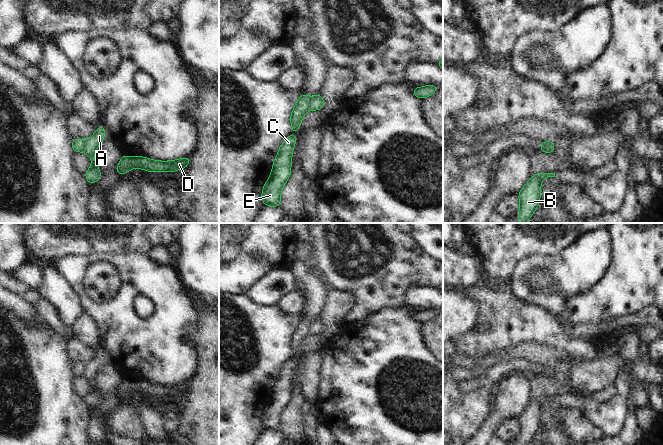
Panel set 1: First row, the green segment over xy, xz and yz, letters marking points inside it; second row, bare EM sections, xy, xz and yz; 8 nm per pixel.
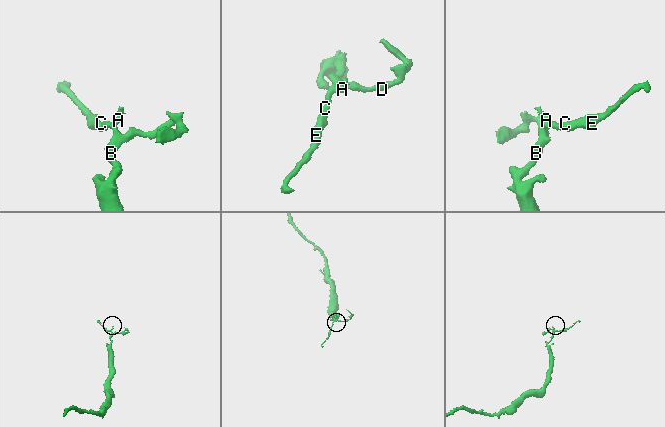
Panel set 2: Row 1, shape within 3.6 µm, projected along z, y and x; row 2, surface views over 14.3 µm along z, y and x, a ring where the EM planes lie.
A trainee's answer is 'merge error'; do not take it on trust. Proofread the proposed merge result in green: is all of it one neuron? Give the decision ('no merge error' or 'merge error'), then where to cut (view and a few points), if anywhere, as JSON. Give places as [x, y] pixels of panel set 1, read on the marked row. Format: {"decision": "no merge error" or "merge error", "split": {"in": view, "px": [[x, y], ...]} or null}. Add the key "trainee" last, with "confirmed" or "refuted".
{"decision": "merge error", "split": {"in": "xz", "px": [[311, 98], [308, 109]]}, "trainee": "confirmed"}

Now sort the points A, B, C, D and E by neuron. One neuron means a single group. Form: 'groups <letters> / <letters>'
groups A B D / C E

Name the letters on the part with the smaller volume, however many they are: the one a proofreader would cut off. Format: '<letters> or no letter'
C, E.

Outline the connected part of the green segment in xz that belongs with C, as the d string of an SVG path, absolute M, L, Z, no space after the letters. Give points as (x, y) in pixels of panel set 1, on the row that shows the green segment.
M291 134L279 147L278 155L273 161L273 169L261 194L261 200L266 206L280 206L281 190L291 176L292 153L296 141L296 137Z

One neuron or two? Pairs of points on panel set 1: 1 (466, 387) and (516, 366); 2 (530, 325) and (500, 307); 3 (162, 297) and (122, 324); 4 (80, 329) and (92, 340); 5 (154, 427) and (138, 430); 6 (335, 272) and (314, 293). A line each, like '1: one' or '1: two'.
1: one
2: one
3: one
4: one
5: two
6: two

